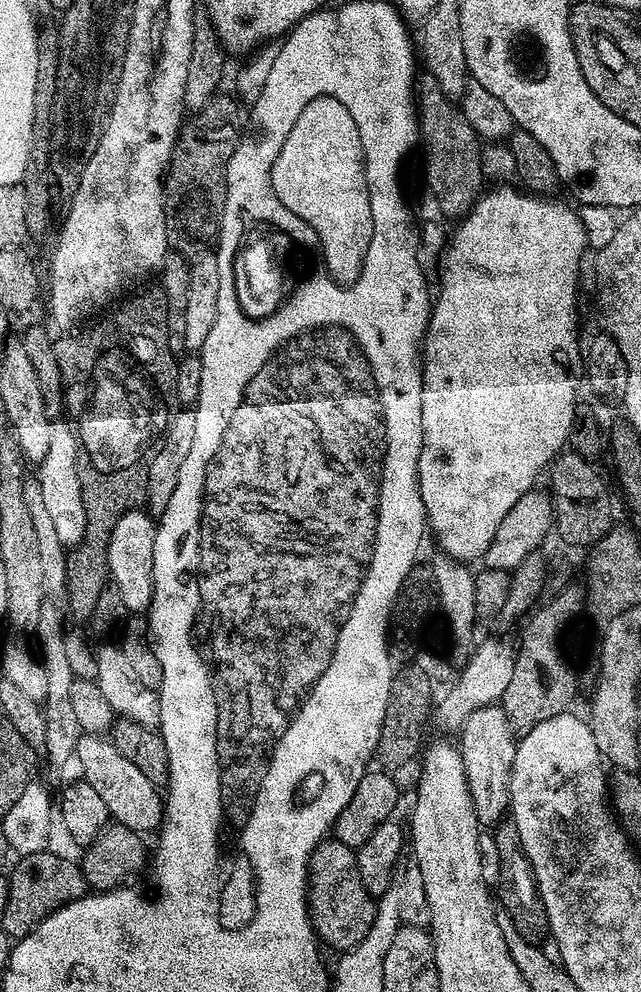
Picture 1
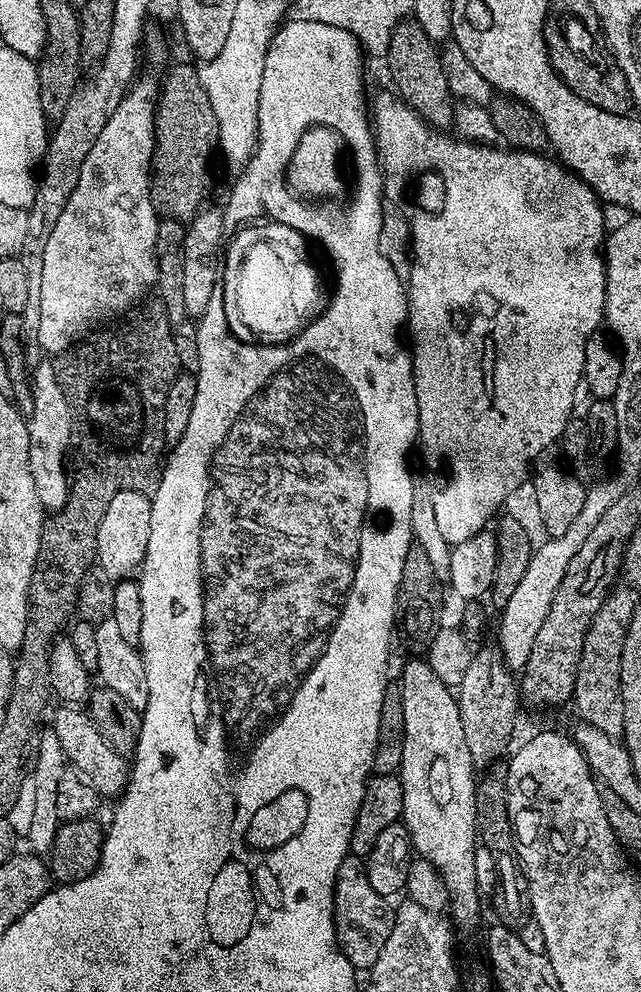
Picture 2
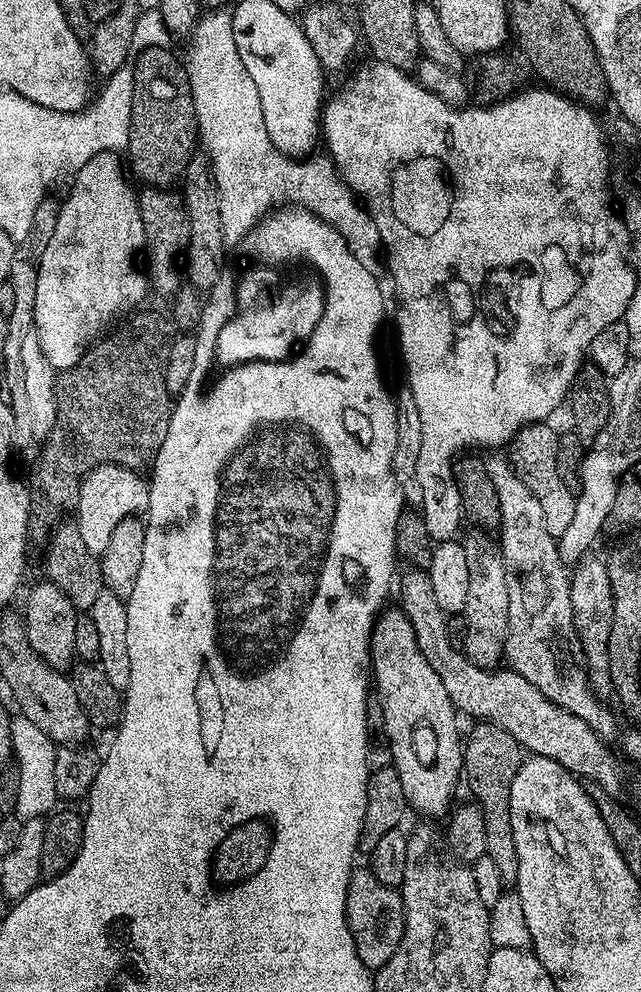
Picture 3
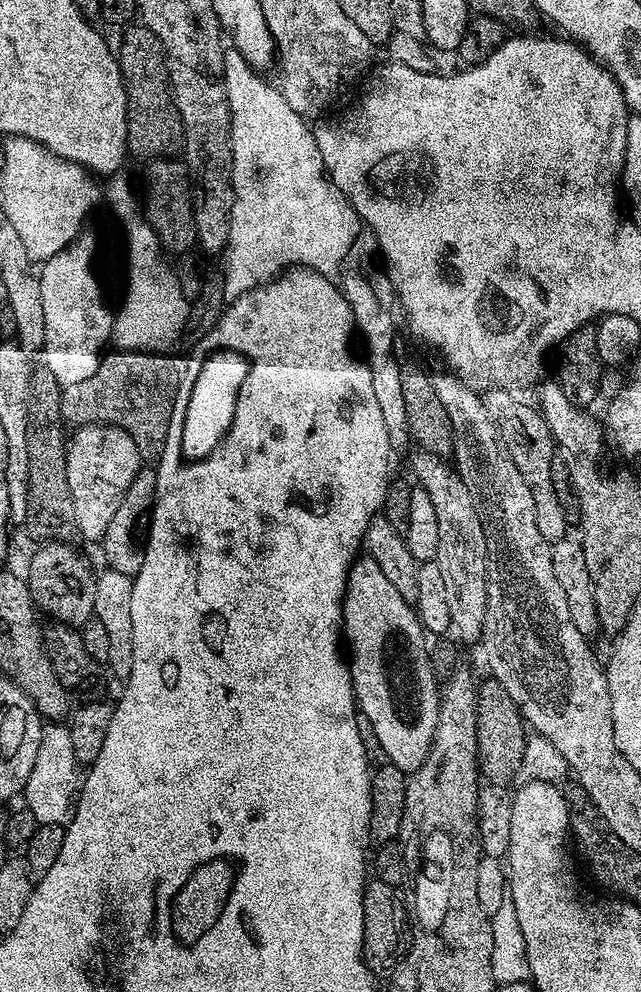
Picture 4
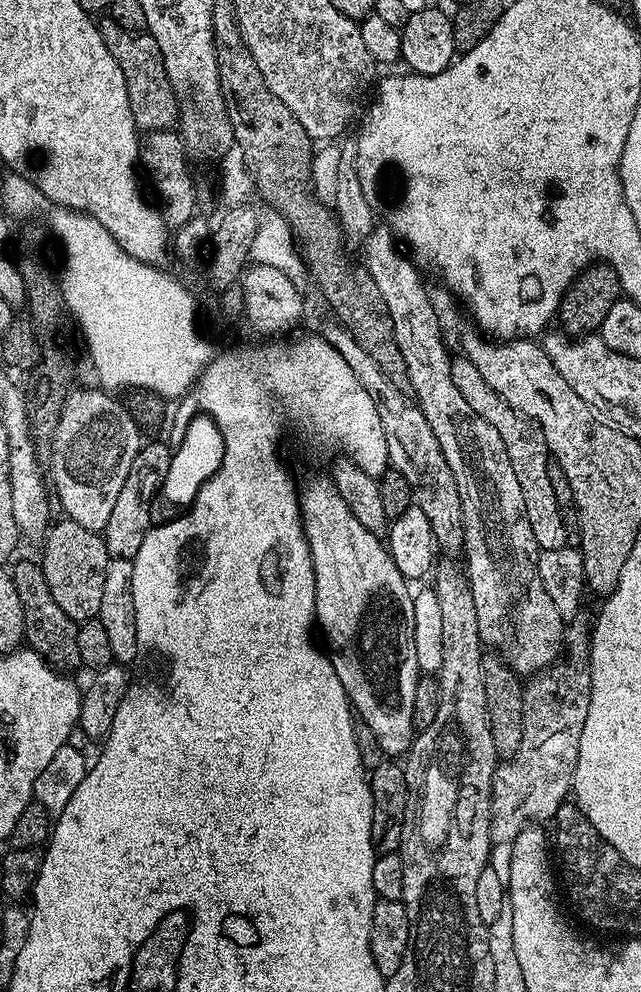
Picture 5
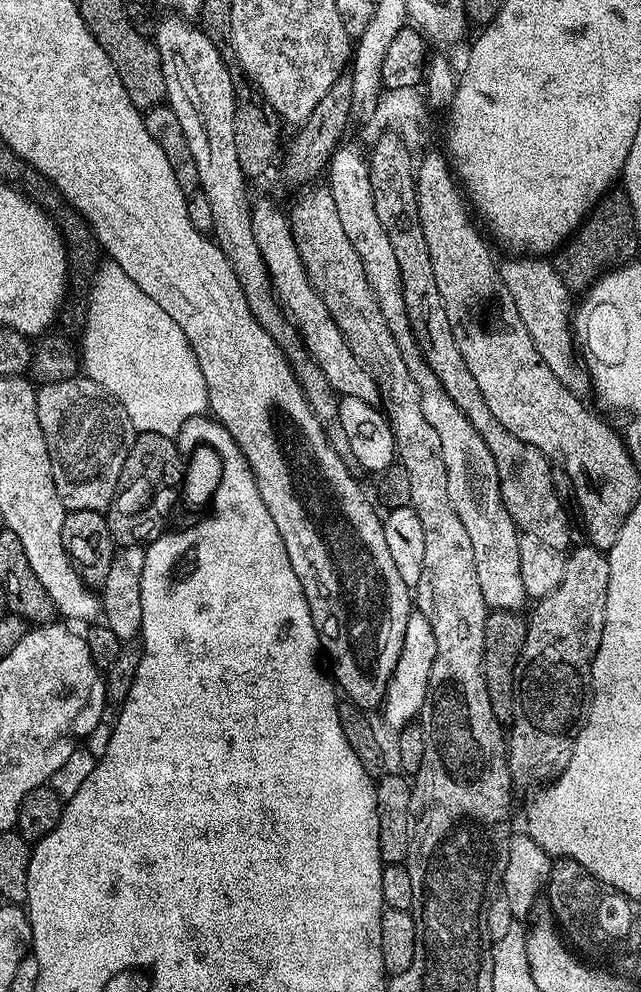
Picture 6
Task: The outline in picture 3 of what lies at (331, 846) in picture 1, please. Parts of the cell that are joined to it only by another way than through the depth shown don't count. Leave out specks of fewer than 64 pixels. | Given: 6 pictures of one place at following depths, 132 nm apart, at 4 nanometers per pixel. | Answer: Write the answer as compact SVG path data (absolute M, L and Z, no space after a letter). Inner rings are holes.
M357 867L346 890L346 922L354 938L354 950L358 958L362 958L370 970L381 968L390 962L404 937L404 897L397 889L378 882L371 867Z

